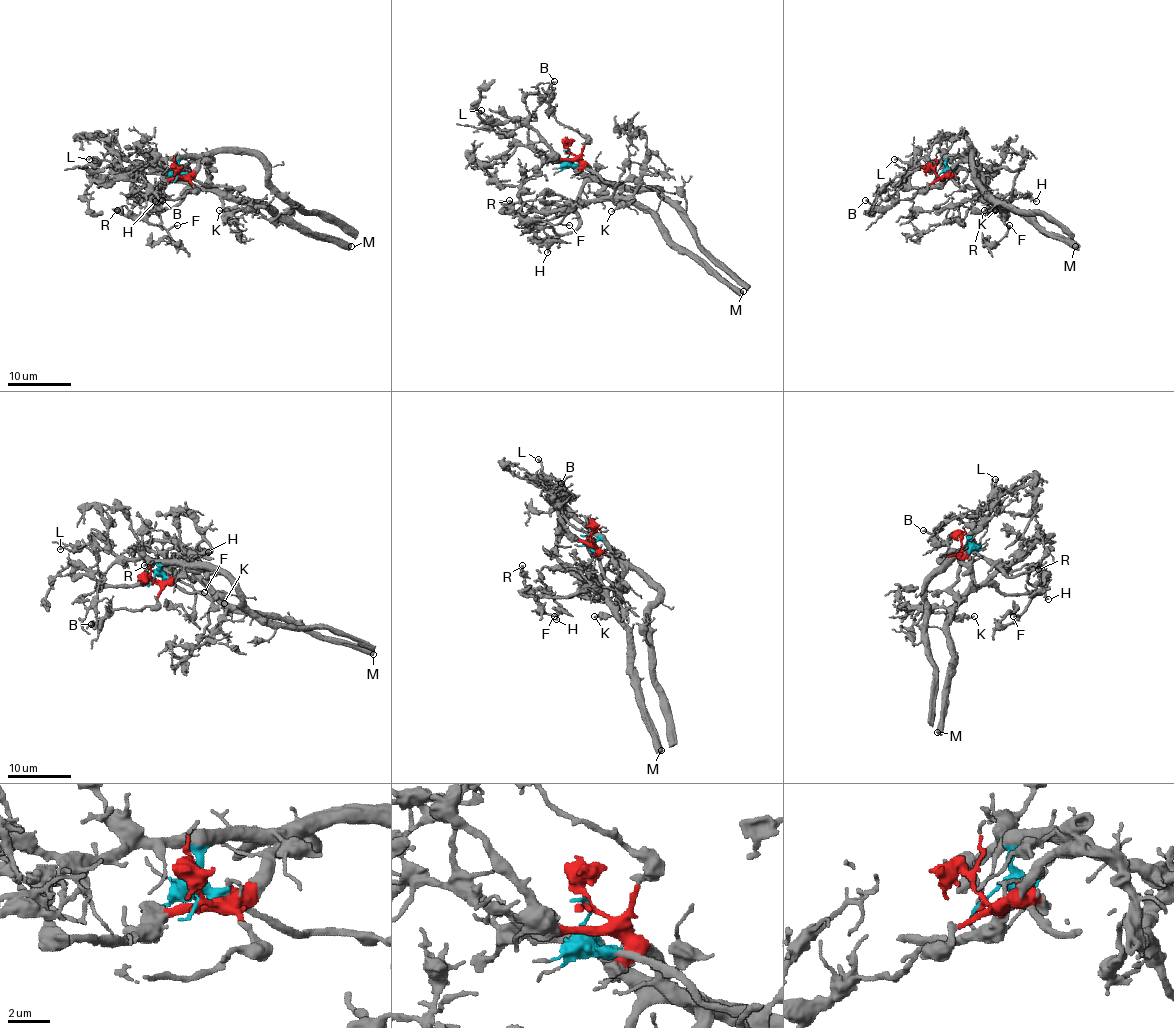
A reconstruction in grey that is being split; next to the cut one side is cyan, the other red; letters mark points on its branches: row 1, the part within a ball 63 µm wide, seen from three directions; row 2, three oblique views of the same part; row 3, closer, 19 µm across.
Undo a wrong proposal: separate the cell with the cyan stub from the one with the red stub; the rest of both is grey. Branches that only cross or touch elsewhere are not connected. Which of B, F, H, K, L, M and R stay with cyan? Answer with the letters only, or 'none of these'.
H, L

